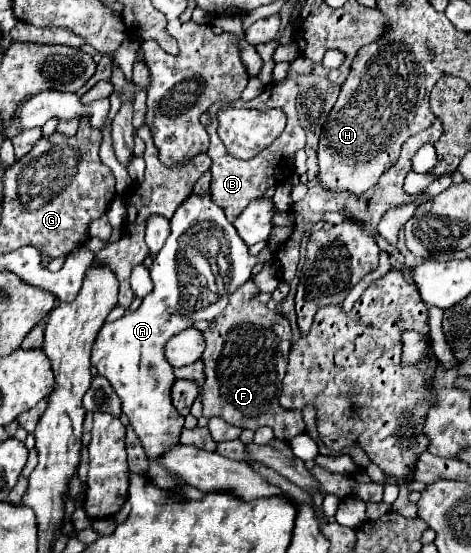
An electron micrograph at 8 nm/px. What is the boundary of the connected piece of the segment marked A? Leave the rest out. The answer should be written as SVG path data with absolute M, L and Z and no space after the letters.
M190 195L176 209L172 233L152 263L150 277L156 289L144 297L138 311L128 311L118 321L104 323L92 345L92 367L112 383L122 399L122 411L128 415L150 463L146 475L162 491L176 493L178 487L186 485L184 479L158 463L166 451L180 445L184 425L184 417L172 407L170 399L174 373L164 359L164 343L194 321L210 321L220 315L228 305L228 297L252 277L252 267L270 259L272 253L268 249L262 249L256 257L248 253L246 243L236 235L234 225L212 203L210 195Z

